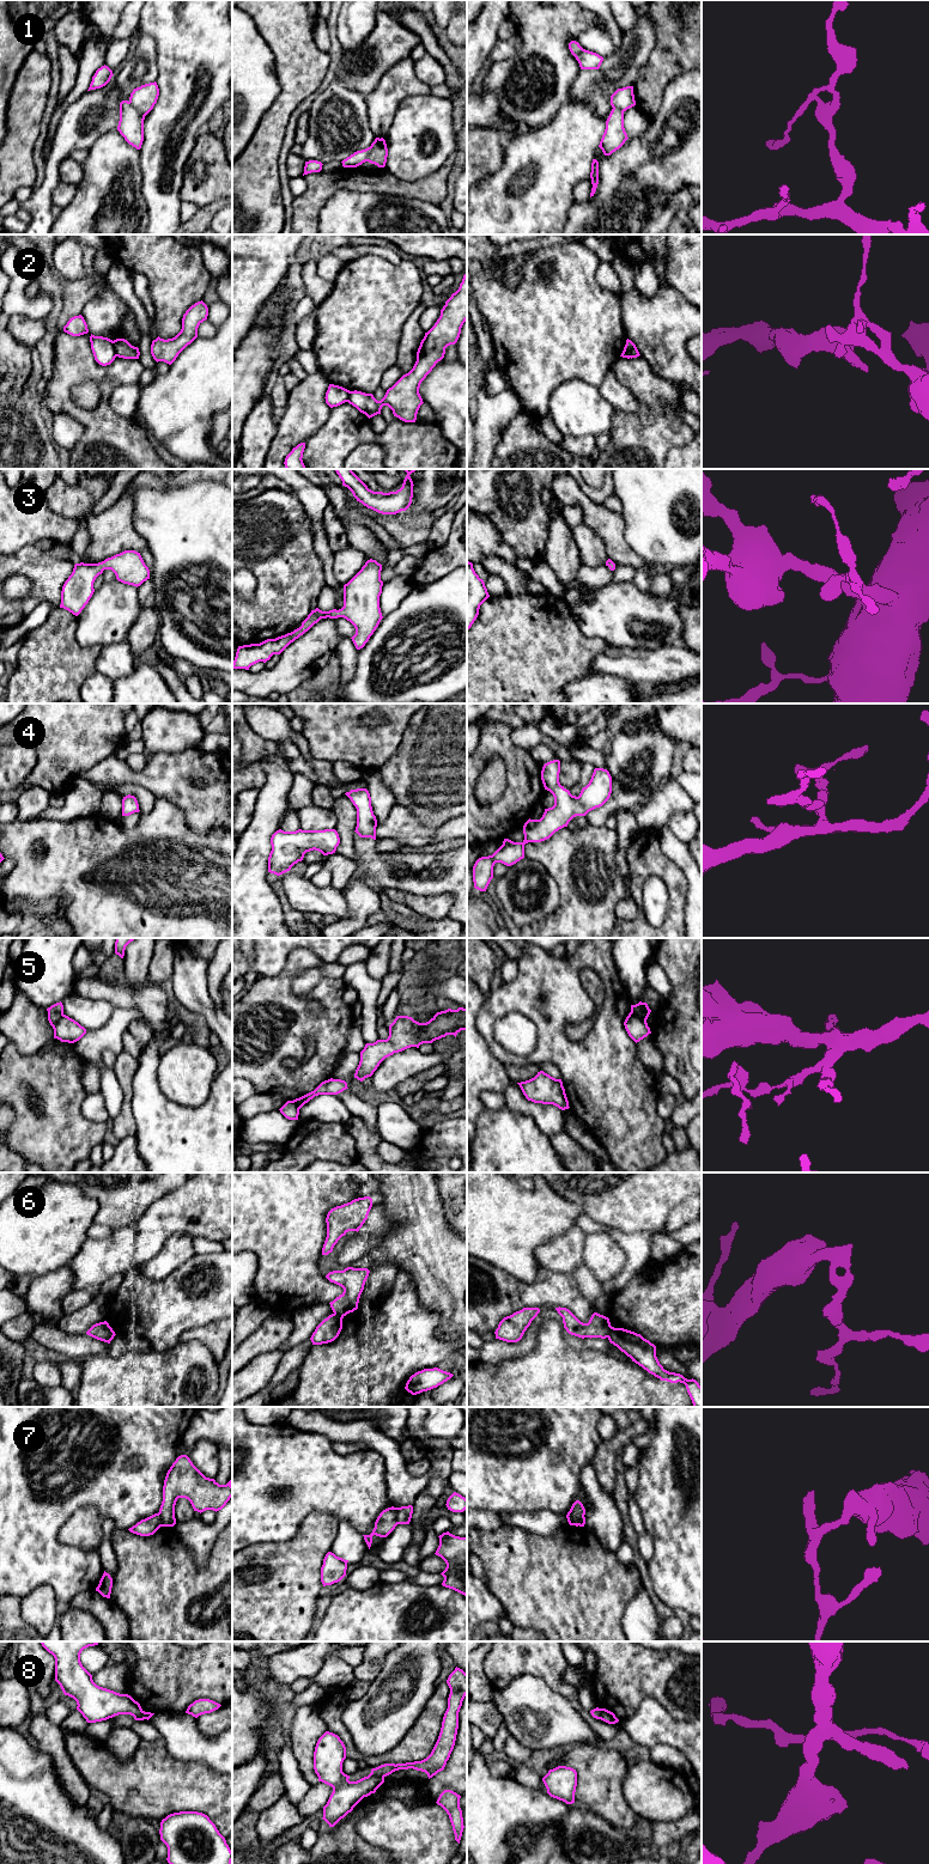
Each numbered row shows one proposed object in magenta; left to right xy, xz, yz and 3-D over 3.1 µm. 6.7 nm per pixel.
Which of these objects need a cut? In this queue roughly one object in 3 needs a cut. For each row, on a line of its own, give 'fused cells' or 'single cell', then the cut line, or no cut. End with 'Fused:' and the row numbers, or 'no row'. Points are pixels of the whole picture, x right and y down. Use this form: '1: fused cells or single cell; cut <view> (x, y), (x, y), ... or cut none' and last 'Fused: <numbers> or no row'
1: fused cells; cut xy (128, 102), (144, 116)
2: fused cells; cut xy (113, 341), (116, 355)
3: single cell; cut none
4: single cell; cut none
5: fused cells; cut yz (631, 1011), (645, 1021)
6: fused cells; cut yz (611, 1326), (607, 1336)
7: fused cells; cut xz (394, 1508), (394, 1517), (398, 1523)
8: fused cells; cut xz (371, 1772), (383, 1778)
Fused: 1, 2, 5, 6, 7, 8

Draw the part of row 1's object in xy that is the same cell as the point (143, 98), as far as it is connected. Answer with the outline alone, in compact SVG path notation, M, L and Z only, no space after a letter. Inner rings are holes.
M150 83L141 85L133 90L129 97L129 103L141 112L142 116L146 116L157 103L159 96L159 89L157 83Z

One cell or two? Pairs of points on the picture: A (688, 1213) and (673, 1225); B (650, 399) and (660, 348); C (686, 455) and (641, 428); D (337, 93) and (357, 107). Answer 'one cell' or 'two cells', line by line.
A: one cell
B: two cells
C: two cells
D: one cell

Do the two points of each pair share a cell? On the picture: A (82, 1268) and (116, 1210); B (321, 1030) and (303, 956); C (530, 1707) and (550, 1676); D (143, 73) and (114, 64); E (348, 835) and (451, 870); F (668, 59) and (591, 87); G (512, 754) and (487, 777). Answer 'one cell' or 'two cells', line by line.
A: two cells
B: one cell
C: two cells
D: two cells
E: two cells
F: two cells
G: two cells

